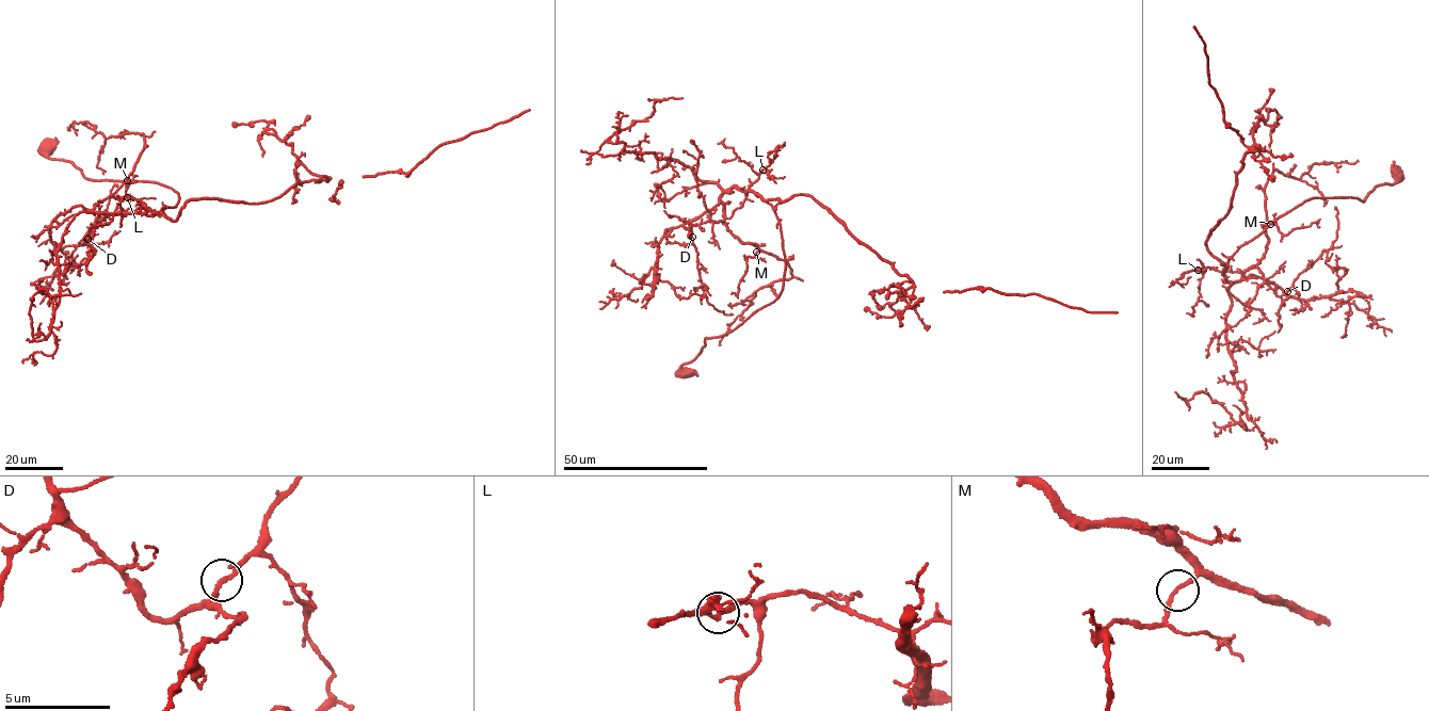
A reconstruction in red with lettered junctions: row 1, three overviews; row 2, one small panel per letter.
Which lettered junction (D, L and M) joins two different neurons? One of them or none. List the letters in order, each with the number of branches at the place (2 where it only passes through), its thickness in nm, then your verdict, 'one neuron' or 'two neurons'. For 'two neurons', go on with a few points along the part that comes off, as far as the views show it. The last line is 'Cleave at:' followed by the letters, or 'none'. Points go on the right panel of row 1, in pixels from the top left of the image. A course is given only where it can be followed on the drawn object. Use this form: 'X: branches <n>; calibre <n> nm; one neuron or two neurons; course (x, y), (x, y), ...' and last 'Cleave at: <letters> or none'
D: branches 2; calibre 220 nm; one neuron
L: branches 2; calibre 200 nm; one neuron
M: branches 2; calibre 200 nm; one neuron
Cleave at: none

